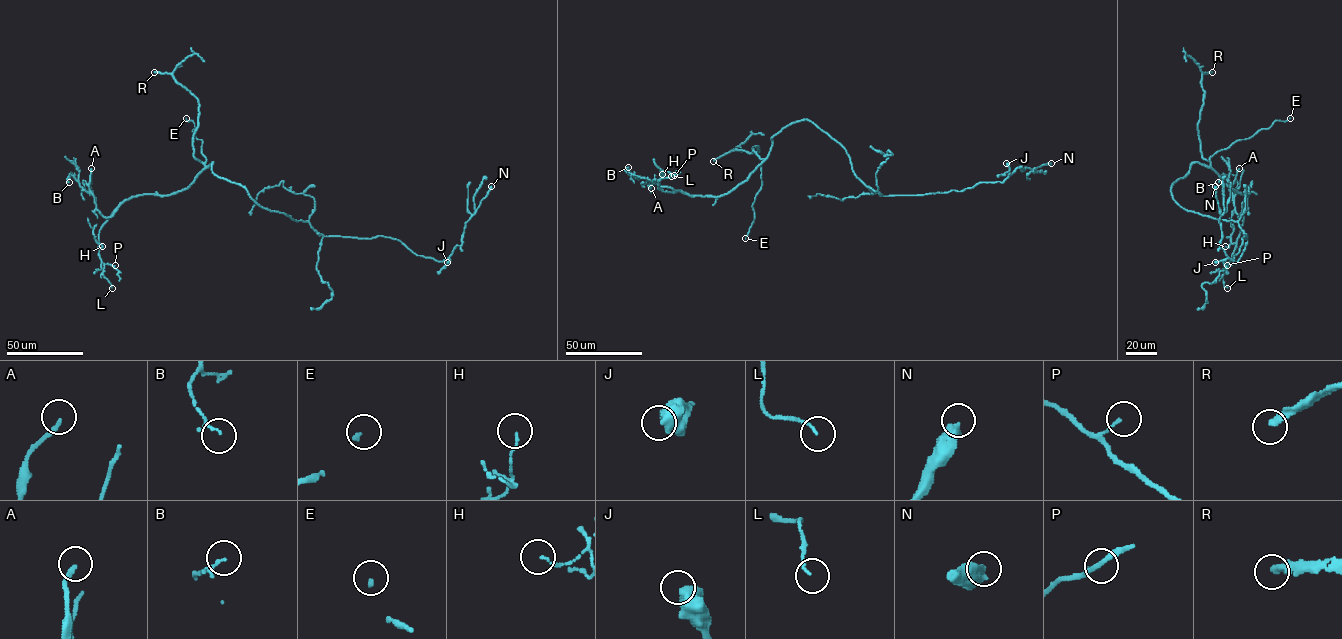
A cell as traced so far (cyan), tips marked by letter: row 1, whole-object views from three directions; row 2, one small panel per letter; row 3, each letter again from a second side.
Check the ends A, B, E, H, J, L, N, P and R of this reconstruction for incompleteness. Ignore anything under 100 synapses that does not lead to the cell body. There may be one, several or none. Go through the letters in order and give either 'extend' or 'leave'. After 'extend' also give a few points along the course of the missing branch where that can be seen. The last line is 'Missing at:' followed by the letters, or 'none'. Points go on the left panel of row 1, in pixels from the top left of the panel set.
A: leave
B: leave
E: extend; missing branch runs (186, 118), (186, 106)
H: leave
J: leave
L: leave
N: leave
P: leave
R: extend; missing branch runs (154, 72), (123, 81), (110, 96), (85, 111), (57, 117), (47, 126), (50, 136), (57, 139)
Missing at: E, R

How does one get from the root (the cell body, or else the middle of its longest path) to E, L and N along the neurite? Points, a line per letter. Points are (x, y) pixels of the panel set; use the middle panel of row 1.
E: (830, 137), (804, 119), (771, 138), (745, 238)
L: (830, 137), (807, 119), (791, 123), (746, 180), (717, 196), (659, 189), (661, 172), (671, 176)
N: (830, 137), (845, 150), (854, 174), (883, 196), (963, 191), (979, 183), (1002, 182), (1018, 167), (1051, 163)

